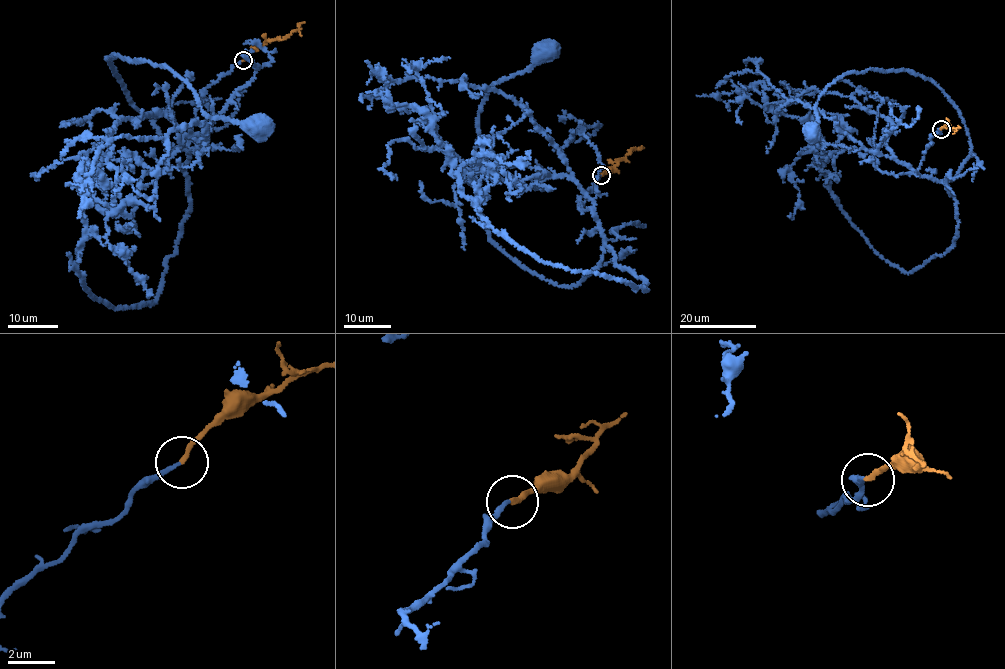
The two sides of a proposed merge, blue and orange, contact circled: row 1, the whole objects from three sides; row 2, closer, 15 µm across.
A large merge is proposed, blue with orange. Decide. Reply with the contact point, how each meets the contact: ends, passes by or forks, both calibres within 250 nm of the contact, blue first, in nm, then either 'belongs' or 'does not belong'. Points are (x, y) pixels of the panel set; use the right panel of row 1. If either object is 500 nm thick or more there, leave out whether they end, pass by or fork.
(941, 129) | blue ends | orange ends | 180/200 nm | belongs

